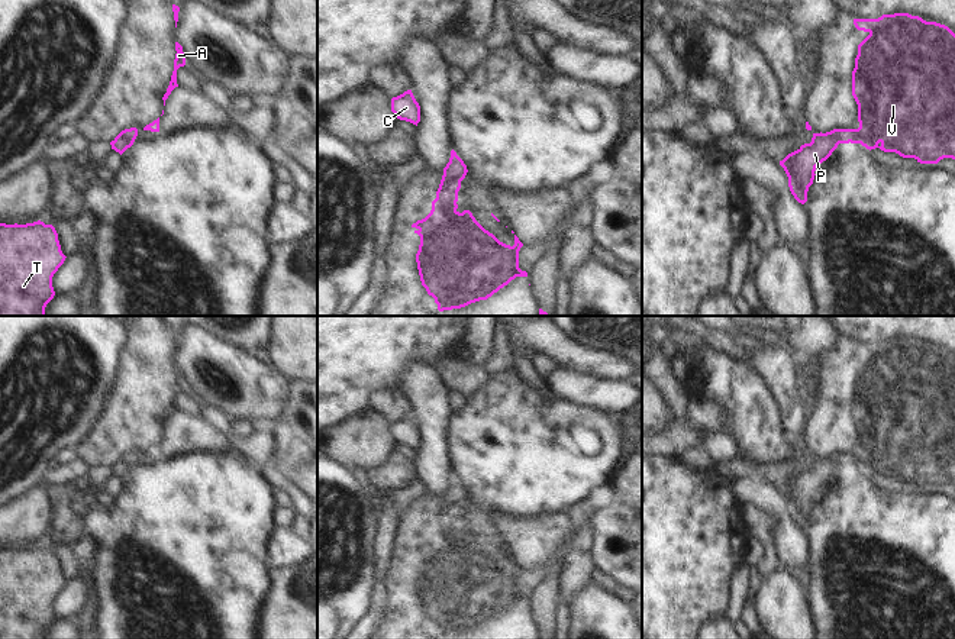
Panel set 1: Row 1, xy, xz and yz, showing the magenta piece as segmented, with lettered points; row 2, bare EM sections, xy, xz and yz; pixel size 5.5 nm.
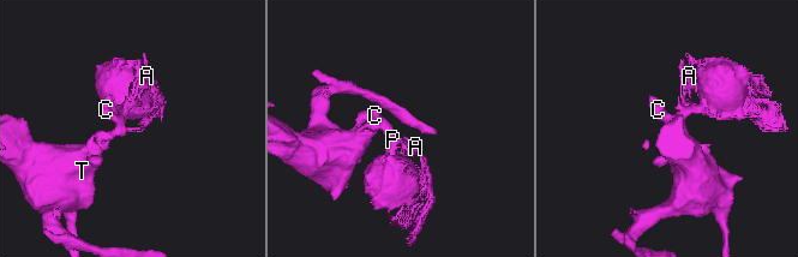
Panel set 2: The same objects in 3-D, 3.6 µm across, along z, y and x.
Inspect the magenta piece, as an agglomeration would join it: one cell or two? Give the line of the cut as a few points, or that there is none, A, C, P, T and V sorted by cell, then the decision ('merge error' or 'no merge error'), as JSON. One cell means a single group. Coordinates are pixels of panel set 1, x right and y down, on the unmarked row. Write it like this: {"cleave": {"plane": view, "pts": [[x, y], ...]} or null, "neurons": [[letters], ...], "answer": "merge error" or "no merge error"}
{"cleave": {"plane": "xy", "pts": [[135, 461], [119, 461], [115, 465]]}, "neurons": [["A", "V"], ["C", "P", "T"]], "answer": "merge error"}

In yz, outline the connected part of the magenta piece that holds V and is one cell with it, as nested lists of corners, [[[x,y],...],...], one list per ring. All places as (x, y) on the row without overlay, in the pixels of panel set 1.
[[[894,338],[894,339],[883,339],[878,343],[854,343],[854,349],[858,355],[868,356],[869,359],[858,369],[858,380],[855,383],[855,393],[852,396],[852,420],[858,429],[858,446],[859,452],[858,454],[833,454],[826,458],[819,458],[819,459],[830,459],[833,461],[839,468],[861,468],[867,474],[875,474],[880,472],[884,477],[896,477],[903,483],[914,483],[920,488],[938,488],[943,483],[952,483],[955,484],[955,358],[945,349],[936,348],[936,346],[926,346],[919,341],[912,341],[909,338]]]

